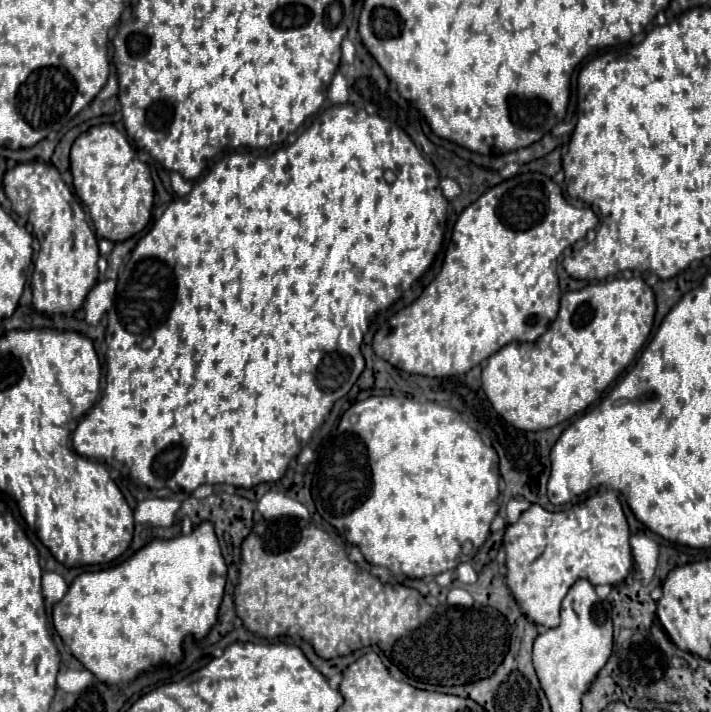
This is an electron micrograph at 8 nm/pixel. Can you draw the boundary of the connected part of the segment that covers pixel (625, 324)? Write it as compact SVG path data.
M616 278L606 284L588 284L582 290L566 292L560 300L558 318L536 342L512 342L492 354L482 370L482 388L492 408L518 430L546 430L594 404L608 386L634 362L645 346L654 322L654 292L642 278Z

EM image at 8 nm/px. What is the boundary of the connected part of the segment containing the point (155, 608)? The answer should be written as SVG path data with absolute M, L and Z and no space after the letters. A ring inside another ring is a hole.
M202 522L188 536L176 536L172 540L152 540L134 556L118 566L80 574L68 588L66 596L54 606L54 628L62 636L64 644L72 650L74 658L82 662L100 682L130 684L142 672L154 670L154 666L172 666L182 660L182 644L186 636L200 642L208 636L218 620L218 608L222 604L226 584L226 562L220 552L214 528L210 522Z

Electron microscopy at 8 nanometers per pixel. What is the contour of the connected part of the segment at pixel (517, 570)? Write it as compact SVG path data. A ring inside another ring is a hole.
M600 490L598 494L586 498L584 502L572 506L564 512L548 512L538 504L532 504L516 524L510 524L504 534L504 550L508 552L508 572L506 582L510 580L510 592L520 604L522 612L536 624L546 628L556 628L560 624L560 604L572 584L580 578L588 580L594 586L608 584L618 586L632 572L632 550L630 550L630 530L622 504L612 490Z

